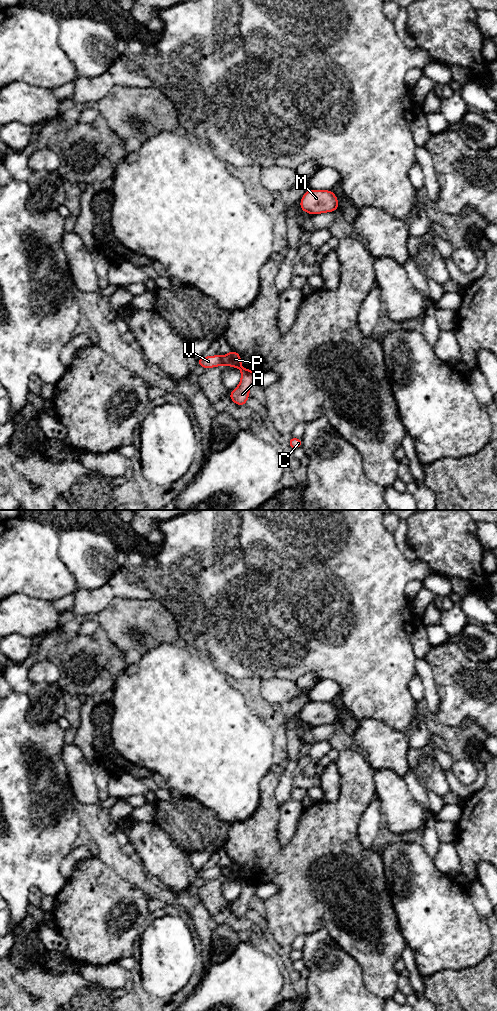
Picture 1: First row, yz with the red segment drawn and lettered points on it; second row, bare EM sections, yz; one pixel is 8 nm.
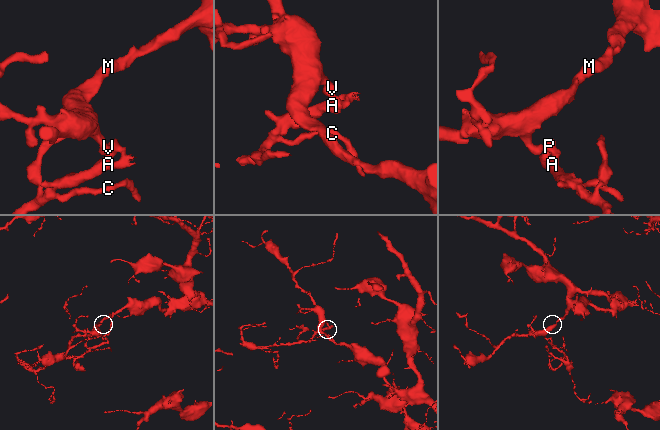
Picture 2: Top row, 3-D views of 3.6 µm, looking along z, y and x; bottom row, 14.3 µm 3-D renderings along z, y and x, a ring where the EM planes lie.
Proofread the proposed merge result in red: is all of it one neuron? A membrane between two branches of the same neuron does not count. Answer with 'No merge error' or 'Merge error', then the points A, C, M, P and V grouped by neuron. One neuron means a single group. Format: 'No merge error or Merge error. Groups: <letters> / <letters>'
Merge error. Groups: A C P / M V

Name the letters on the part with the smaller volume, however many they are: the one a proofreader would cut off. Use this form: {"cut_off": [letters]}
{"cut_off": ["A", "C", "P"]}

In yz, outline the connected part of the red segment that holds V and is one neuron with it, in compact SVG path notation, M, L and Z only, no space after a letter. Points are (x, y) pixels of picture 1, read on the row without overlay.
M213 867L209 869L202 868L200 871L196 872L196 875L205 881L223 878L223 869L220 867Z

